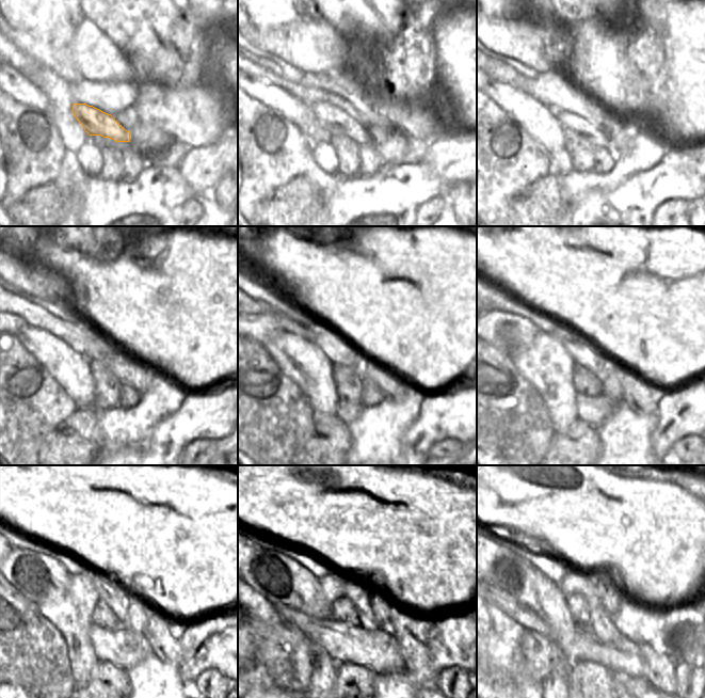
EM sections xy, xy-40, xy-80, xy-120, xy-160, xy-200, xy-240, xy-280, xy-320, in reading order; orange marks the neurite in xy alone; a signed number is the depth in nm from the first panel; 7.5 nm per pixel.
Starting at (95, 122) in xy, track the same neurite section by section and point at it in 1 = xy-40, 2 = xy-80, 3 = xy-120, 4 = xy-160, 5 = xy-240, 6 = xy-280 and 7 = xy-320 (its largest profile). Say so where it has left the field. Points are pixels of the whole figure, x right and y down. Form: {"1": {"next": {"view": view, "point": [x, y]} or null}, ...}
{"1": {"next": {"view": "xy-40", "point": [335, 121]}}, "2": {"next": {"view": "xy-80", "point": [569, 121]}}, "3": {"next": {"view": "xy-120", "point": [127, 373]}}, "4": {"next": {"view": "xy-160", "point": [366, 368]}}, "5": {"next": {"view": "xy-240", "point": [165, 644]}}, "6": {"next": {"view": "xy-280", "point": [415, 654]}}, "7": {"next": {"view": "xy-320", "point": [659, 669]}}}

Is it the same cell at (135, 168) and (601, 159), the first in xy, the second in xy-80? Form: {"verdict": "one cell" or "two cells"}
{"verdict": "one cell"}

